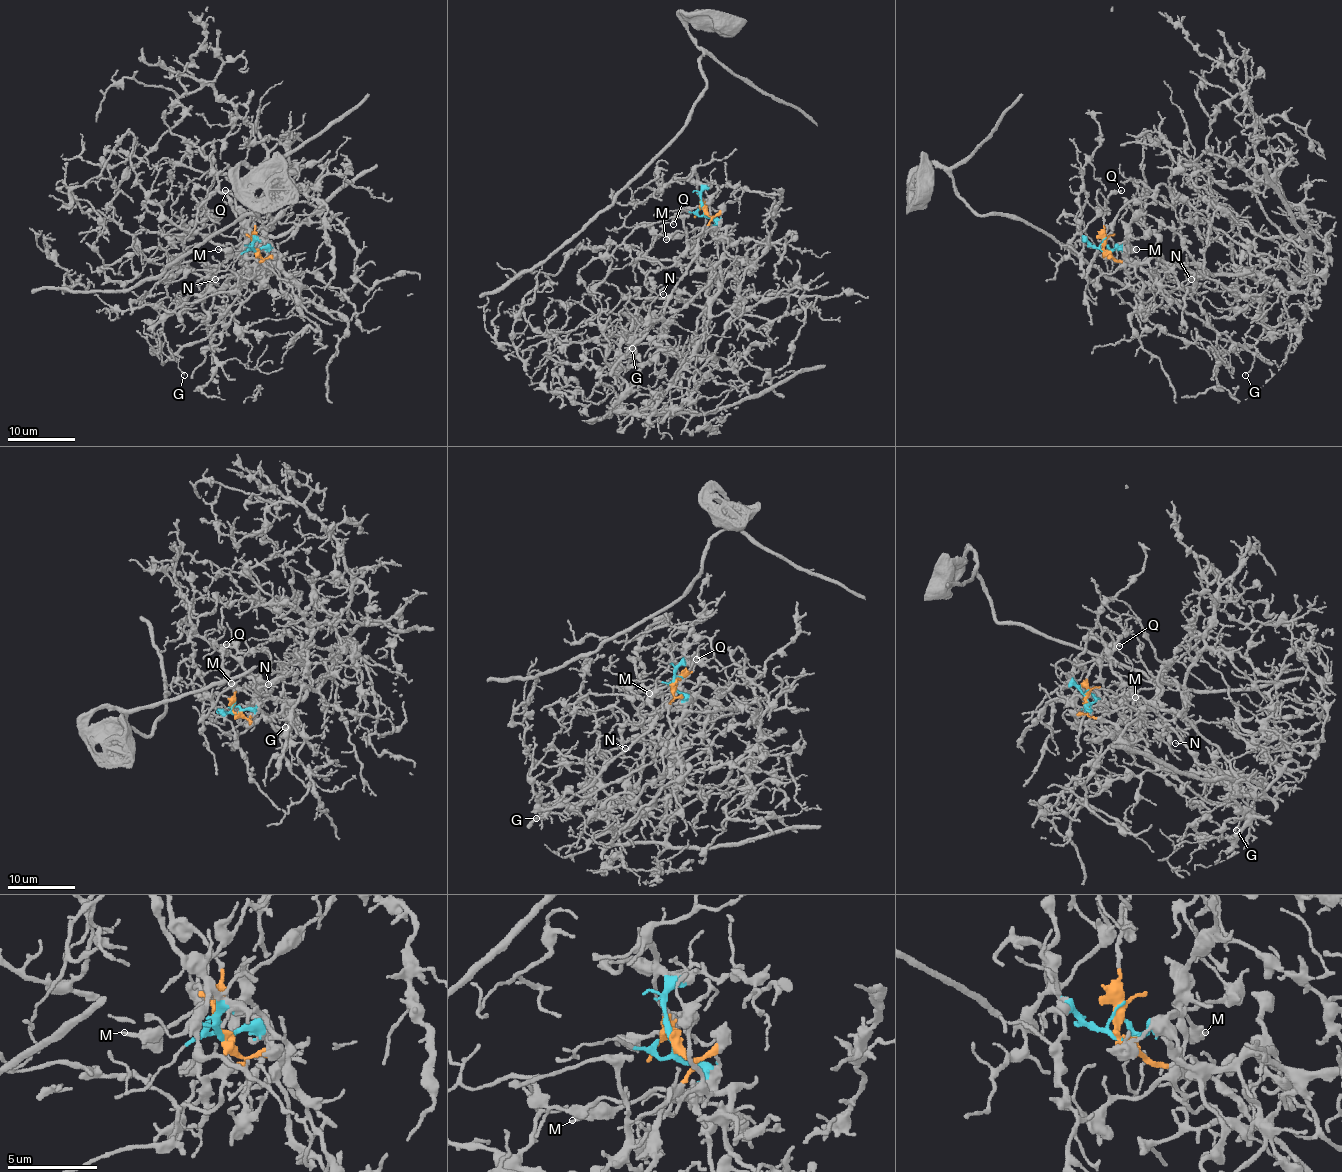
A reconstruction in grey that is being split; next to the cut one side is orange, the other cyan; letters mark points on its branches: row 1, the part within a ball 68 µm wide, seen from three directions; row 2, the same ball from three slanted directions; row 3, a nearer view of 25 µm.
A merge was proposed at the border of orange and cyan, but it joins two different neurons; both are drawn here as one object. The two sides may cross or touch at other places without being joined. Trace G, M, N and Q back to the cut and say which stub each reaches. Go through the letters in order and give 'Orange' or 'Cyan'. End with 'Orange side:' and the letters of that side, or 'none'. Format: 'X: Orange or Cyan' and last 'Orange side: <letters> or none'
G: Orange
M: Orange
N: Cyan
Q: Orange
Orange side: G, M, Q

